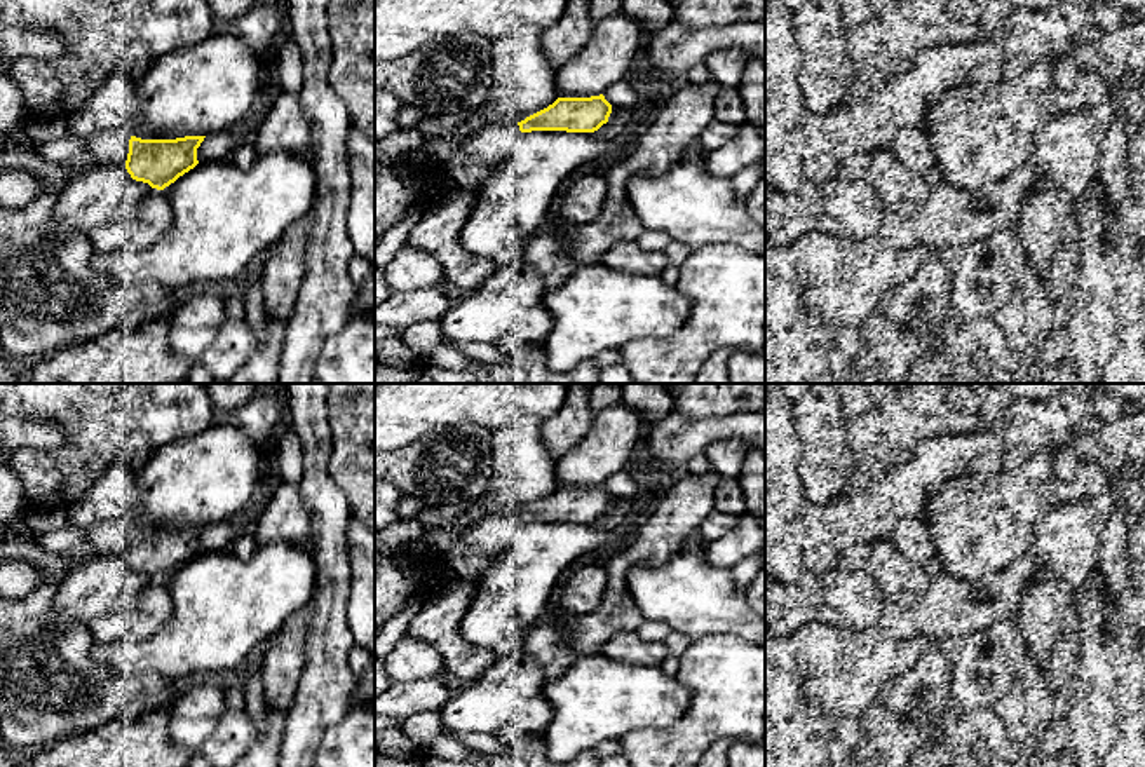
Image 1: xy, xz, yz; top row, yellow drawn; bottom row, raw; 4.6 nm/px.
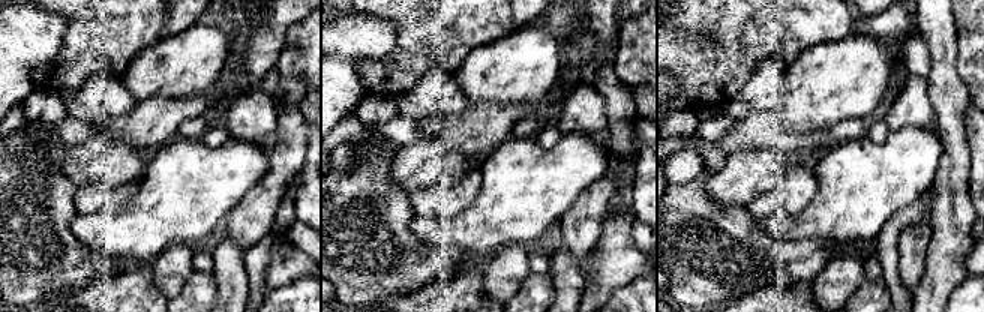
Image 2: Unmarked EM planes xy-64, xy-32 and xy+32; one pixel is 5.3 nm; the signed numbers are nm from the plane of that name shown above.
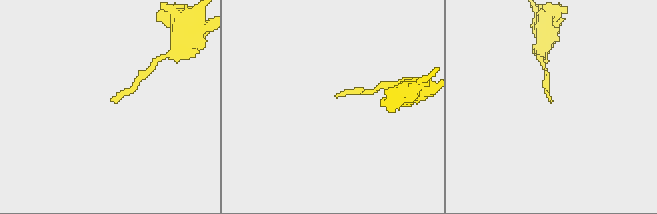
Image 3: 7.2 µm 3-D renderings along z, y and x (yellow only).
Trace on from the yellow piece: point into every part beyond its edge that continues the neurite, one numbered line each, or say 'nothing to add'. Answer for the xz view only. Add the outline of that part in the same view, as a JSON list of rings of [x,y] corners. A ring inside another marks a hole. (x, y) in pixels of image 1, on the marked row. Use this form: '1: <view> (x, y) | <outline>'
1: xz (492, 143) | [[[495,122],[476,131],[465,148],[474,162],[500,166],[511,155],[519,132],[518,122]]]

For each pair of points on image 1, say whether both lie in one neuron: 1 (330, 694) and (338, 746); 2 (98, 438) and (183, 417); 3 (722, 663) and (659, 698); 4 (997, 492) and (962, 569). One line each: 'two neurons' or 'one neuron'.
1: two neurons
2: one neuron
3: two neurons
4: one neuron

